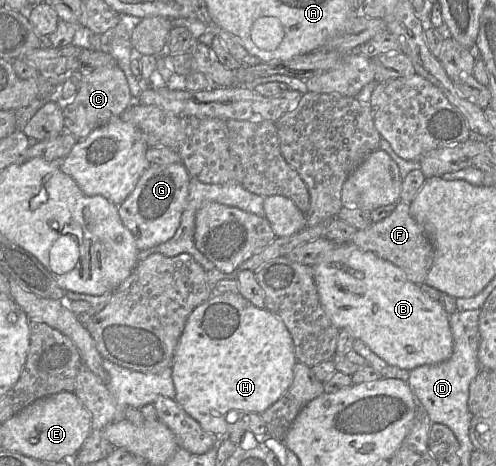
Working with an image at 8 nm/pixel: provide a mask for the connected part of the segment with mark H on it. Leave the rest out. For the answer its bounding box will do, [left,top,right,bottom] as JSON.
[171,292,297,438]

